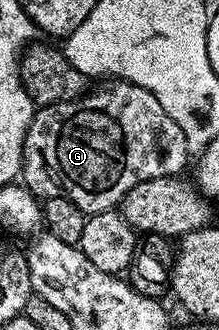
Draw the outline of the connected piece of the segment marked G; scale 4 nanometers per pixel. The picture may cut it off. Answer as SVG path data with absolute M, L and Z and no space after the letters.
M115 80L99 93L88 92L75 101L57 102L39 108L30 120L26 142L22 148L21 180L27 189L39 199L67 197L87 215L113 210L126 192L145 180L173 177L181 174L186 165L188 150L184 131L176 127L172 119L160 107L160 99L144 87L130 85L127 81Z

